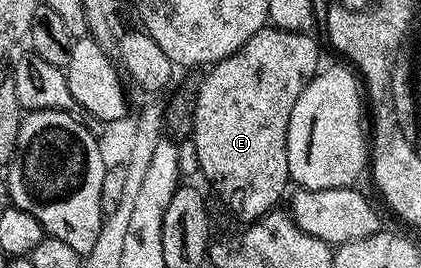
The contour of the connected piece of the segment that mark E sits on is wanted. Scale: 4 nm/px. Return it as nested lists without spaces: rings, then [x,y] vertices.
[[[265,27],[224,61],[206,70],[207,78],[195,93],[195,128],[193,140],[197,149],[197,163],[202,179],[215,188],[223,205],[243,223],[254,223],[266,217],[276,208],[291,181],[287,132],[289,115],[293,115],[293,103],[297,95],[315,78],[321,68],[319,45],[310,32],[290,33],[284,29]]]

